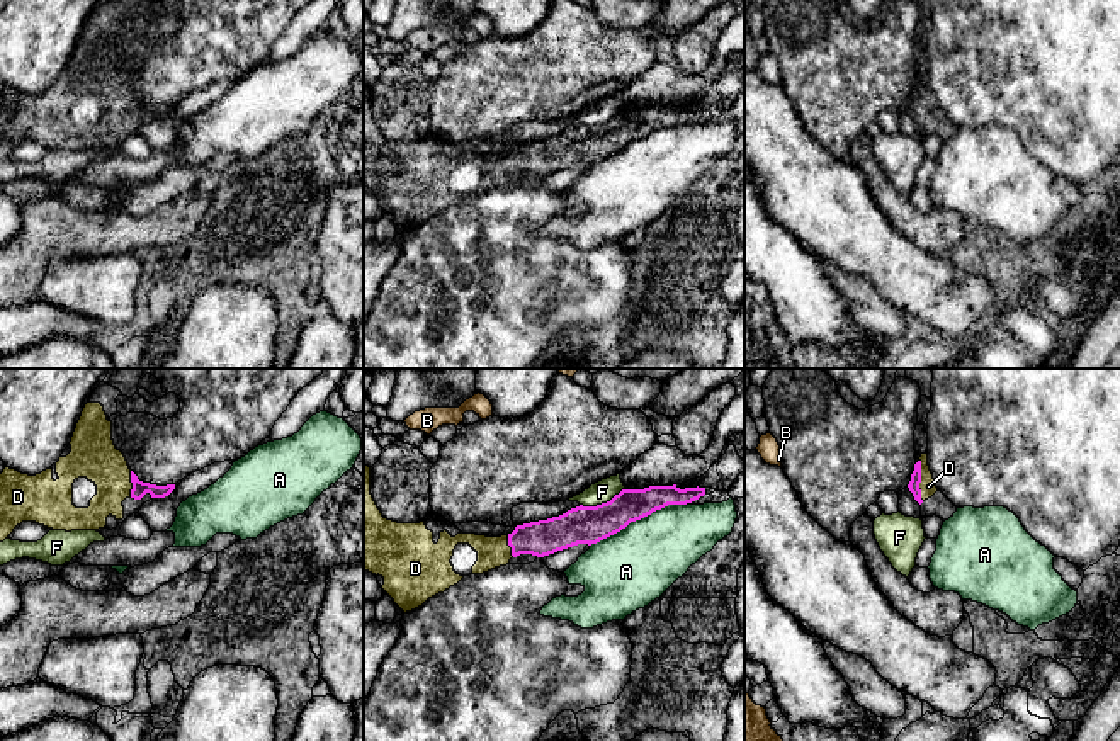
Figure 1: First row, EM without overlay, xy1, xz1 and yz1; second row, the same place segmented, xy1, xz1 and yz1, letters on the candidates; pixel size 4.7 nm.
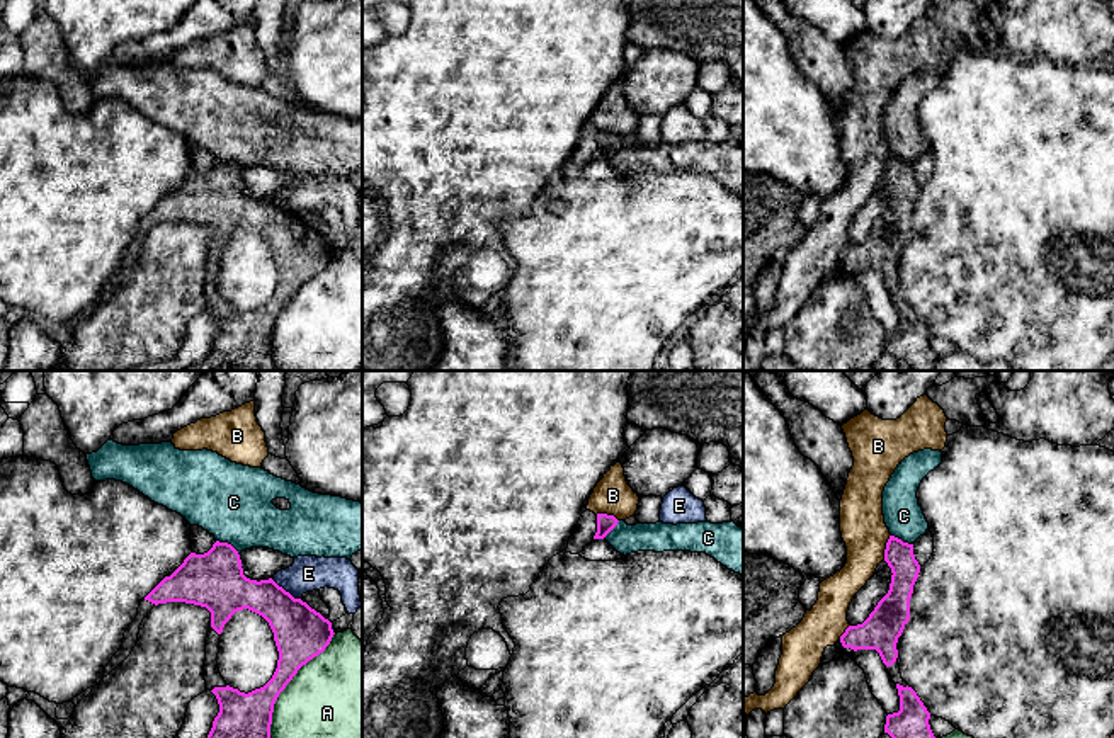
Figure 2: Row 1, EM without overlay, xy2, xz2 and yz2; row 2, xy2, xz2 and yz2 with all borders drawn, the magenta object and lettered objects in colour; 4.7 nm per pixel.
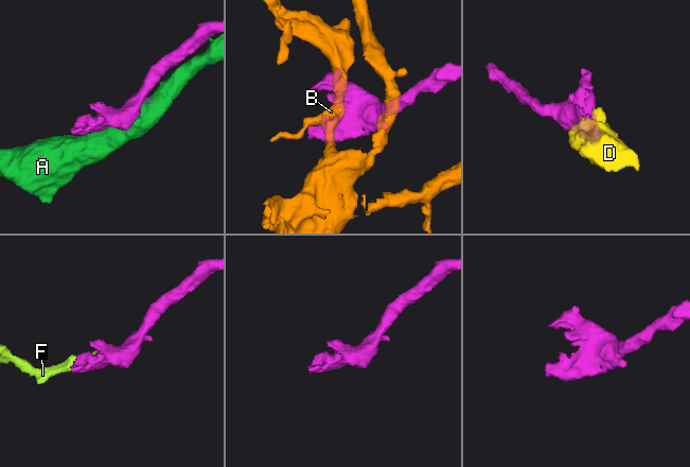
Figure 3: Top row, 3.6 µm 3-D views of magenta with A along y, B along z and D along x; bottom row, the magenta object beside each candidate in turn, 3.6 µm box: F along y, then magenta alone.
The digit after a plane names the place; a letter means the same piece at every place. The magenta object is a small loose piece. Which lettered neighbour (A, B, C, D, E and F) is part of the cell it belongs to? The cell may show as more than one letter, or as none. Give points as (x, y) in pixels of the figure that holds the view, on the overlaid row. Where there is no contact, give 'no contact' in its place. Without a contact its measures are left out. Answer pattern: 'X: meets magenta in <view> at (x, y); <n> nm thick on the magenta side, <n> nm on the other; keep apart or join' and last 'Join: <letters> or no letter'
A: meets magenta in xy2 at (289, 681); 260 nm thick on the magenta side, 420 nm on the other; keep apart
B: meets magenta in yz2 at (886, 548); 140 nm thick on the magenta side, 220 nm on the other; keep apart
C: meets magenta in xy2 at (227, 543); 280 nm thick on the magenta side, 360 nm on the other; keep apart
D: meets magenta in yz1 at (920, 480); 50 nm thick on the magenta side, 80 nm on the other; join
E: meets magenta in xy2 at (284, 590); 260 nm thick on the magenta side, 170 nm on the other; keep apart
F: meets magenta in xz1 at (602, 503); 180 nm thick on the magenta side, 110 nm on the other; keep apart
Join: D

